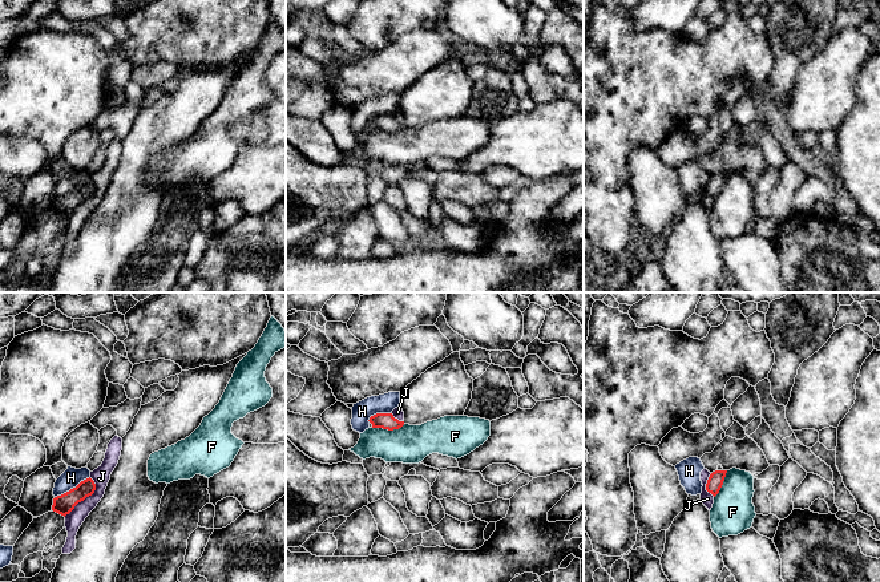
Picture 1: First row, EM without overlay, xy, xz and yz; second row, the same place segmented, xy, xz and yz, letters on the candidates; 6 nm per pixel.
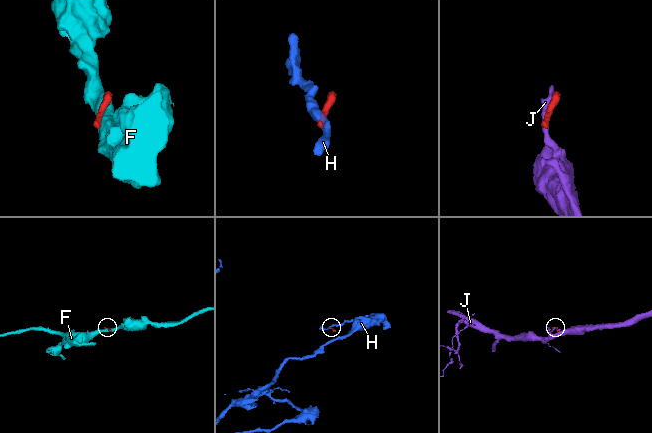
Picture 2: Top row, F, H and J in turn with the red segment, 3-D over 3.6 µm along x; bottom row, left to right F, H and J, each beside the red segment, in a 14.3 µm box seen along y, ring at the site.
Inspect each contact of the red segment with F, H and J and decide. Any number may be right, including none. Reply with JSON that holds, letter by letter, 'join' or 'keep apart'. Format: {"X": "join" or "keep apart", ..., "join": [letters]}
{"F": "keep apart", "H": "keep apart", "J": "keep apart", "join": []}

